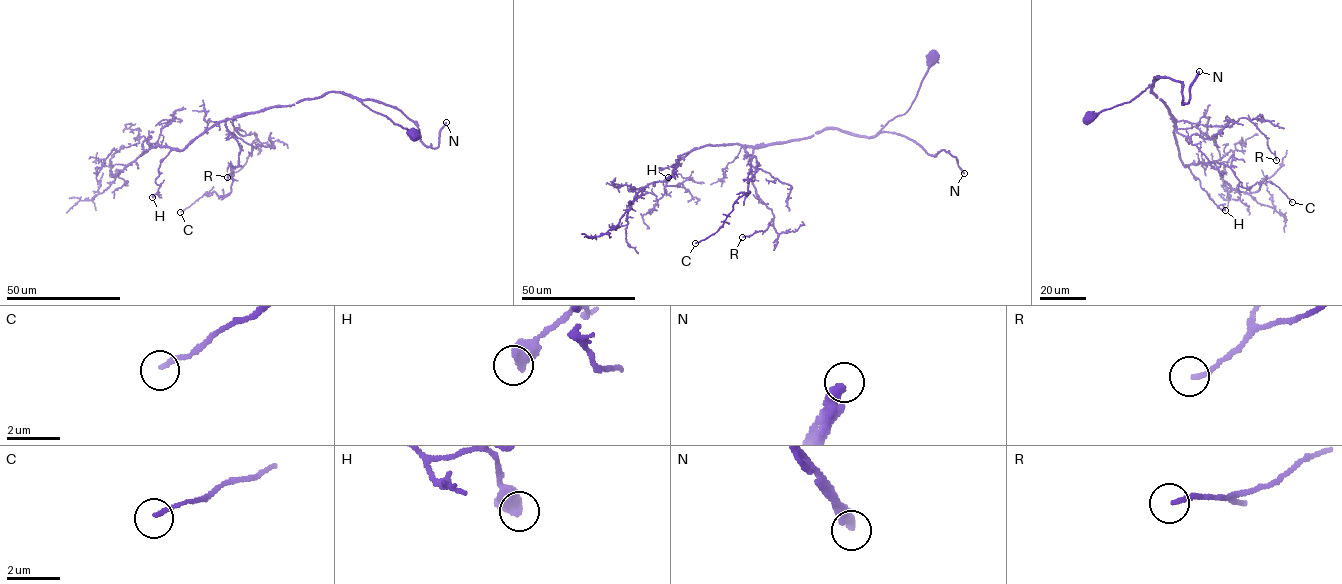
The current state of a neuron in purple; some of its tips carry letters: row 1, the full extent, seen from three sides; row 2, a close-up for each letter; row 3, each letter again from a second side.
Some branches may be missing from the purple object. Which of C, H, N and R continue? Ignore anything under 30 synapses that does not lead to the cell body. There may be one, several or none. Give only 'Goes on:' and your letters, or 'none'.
Goes on: N

